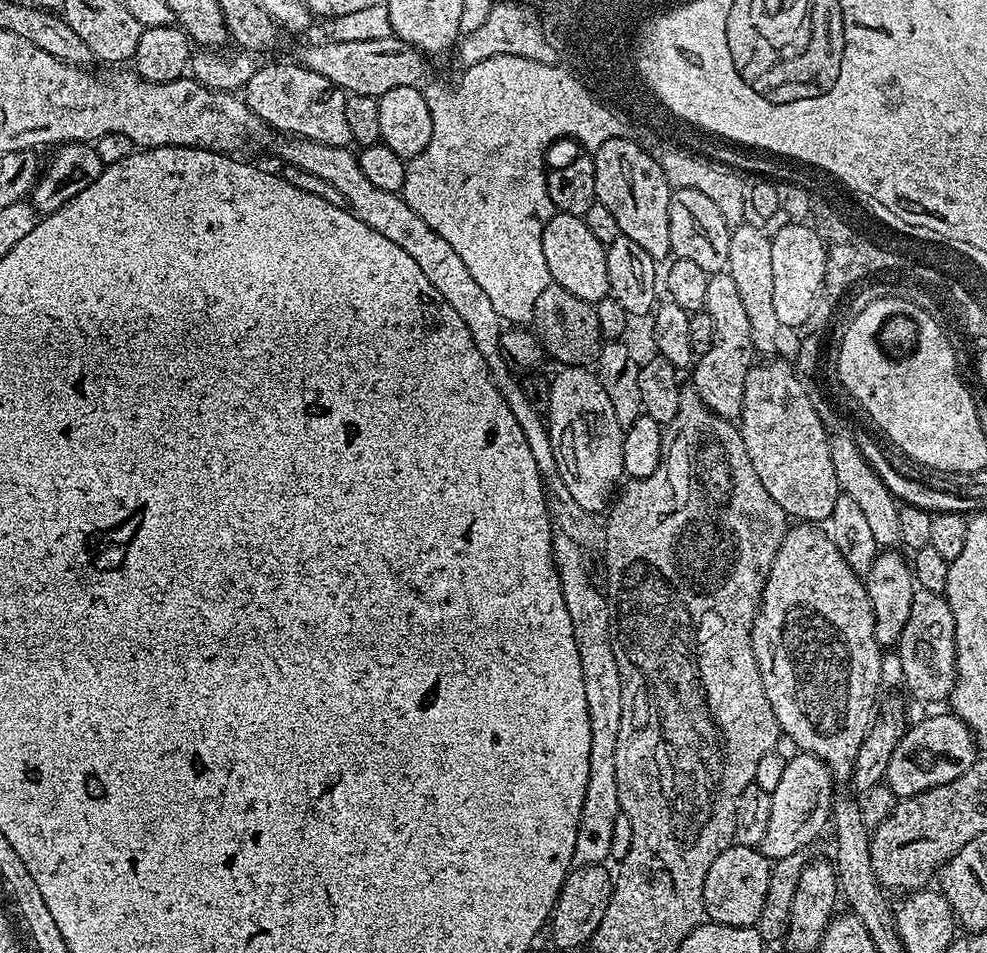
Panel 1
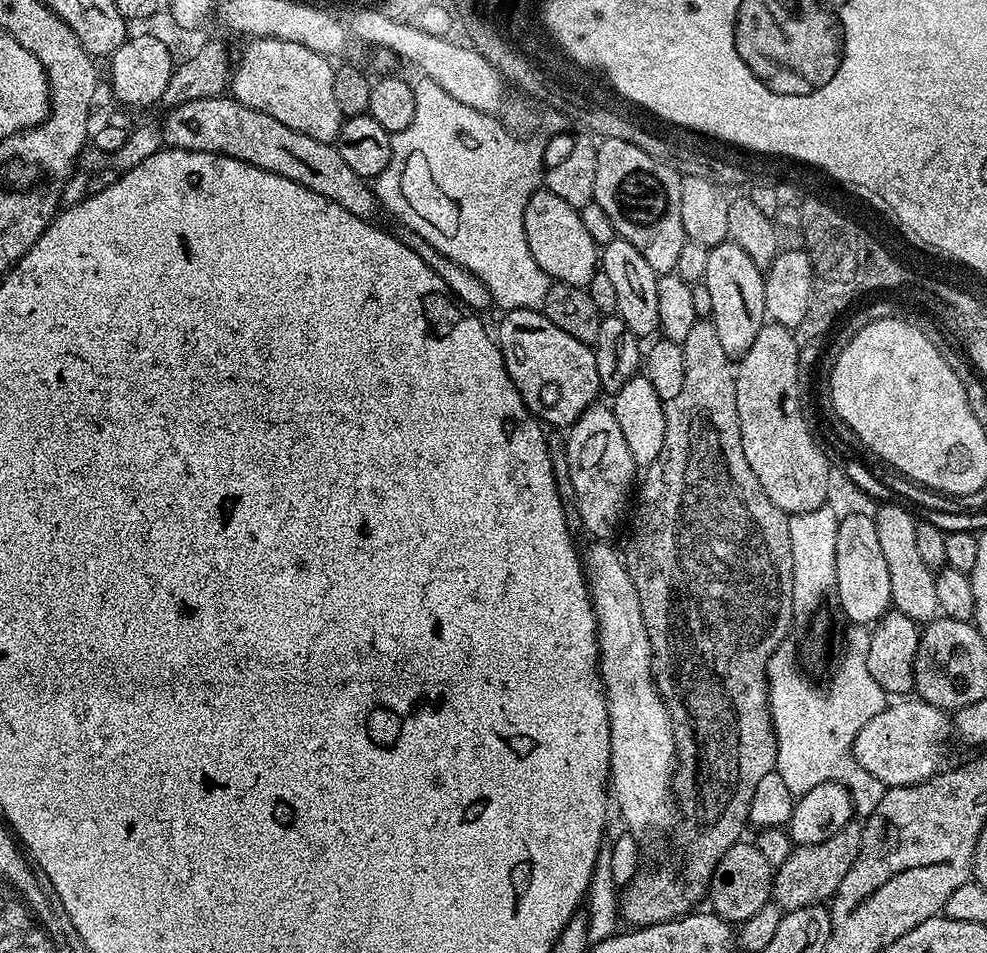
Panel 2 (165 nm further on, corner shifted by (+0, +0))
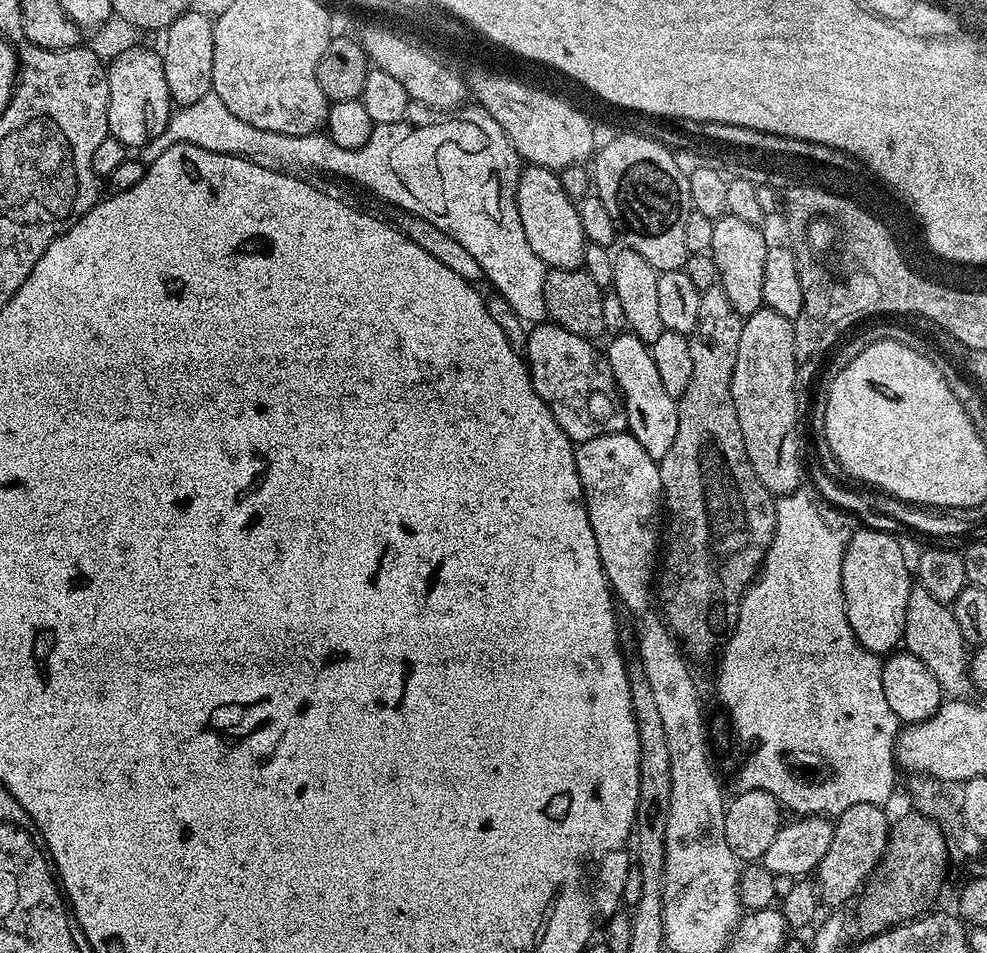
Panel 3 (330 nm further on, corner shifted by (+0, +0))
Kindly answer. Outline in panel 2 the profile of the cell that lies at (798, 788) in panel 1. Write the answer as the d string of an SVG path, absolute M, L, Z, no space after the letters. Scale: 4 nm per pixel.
M900 698L889 703L882 714L874 714L874 718L858 730L852 756L888 788L921 784L945 767L948 735L951 737L953 732L953 721L945 709L930 706L919 698Z

